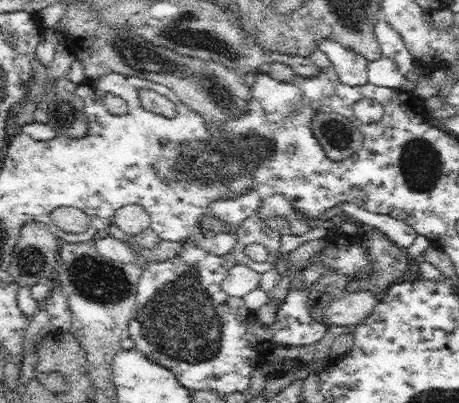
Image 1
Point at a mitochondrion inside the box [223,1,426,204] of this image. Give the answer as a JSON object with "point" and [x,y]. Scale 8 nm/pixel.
{"point":[340,137]}

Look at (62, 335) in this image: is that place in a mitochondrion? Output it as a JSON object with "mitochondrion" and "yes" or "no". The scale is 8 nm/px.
{"mitochondrion":"no"}

